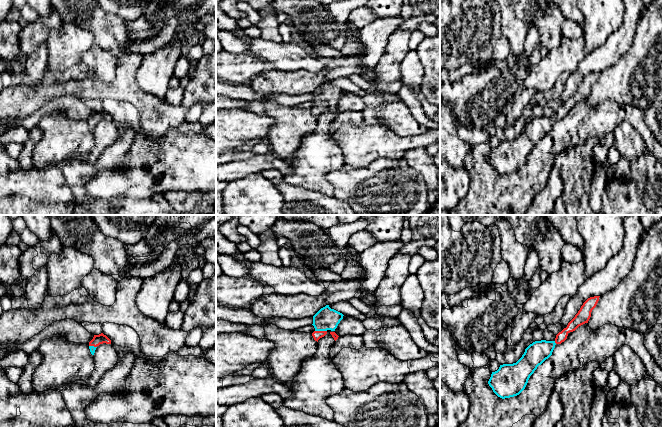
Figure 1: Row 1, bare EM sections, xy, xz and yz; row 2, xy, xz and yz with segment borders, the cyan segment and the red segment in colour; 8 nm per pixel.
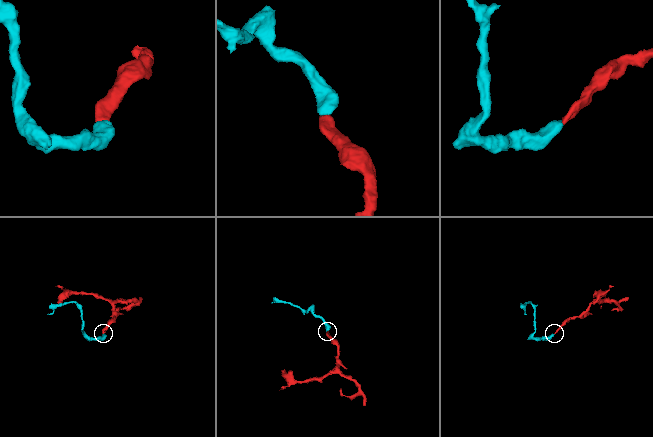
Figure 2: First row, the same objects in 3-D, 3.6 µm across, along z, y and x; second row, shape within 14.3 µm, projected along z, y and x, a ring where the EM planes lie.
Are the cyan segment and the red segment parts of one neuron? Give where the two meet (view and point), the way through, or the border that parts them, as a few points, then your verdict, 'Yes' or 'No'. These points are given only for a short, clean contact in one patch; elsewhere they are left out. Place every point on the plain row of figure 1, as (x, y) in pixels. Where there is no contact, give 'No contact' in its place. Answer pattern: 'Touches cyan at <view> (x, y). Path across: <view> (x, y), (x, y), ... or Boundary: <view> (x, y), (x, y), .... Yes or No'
Touches cyan at xz (321, 106). Path across: xz (326, 94), (321, 99), (321, 106), (317, 111). Yes

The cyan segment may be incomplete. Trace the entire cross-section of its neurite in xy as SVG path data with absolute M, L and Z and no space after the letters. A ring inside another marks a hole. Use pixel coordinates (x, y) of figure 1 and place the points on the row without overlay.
M103 109L94 111L93 115L89 118L89 125L91 130L94 131L96 124L103 119L111 120L111 116Z

